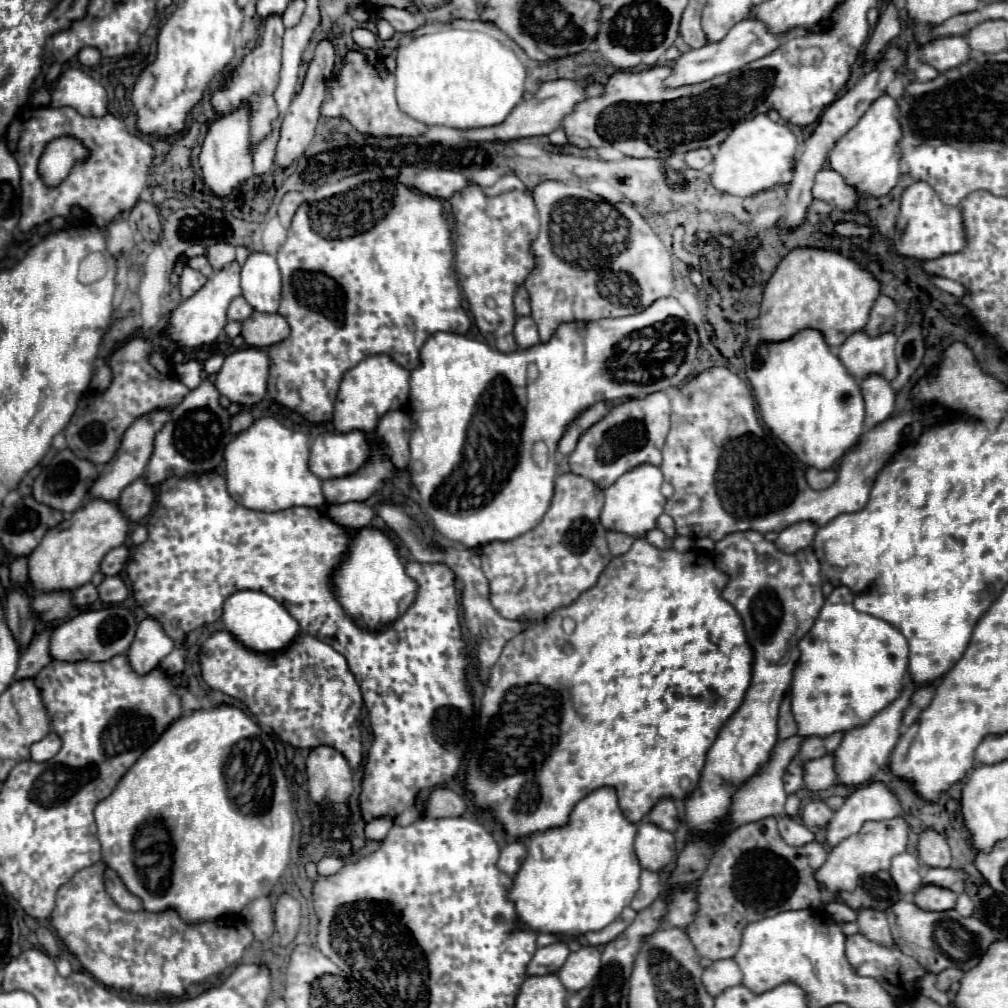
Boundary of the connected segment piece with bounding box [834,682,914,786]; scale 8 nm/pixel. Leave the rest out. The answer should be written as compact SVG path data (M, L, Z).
M908 682L902 688L900 696L894 702L890 702L882 712L878 712L868 724L852 728L852 730L846 732L842 744L834 752L834 756L836 756L836 774L838 774L840 784L860 786L860 784L866 782L866 774L876 774L886 764L886 758L890 756L892 748L896 746L896 742L900 738L902 716L904 716L904 710L908 708L908 704L910 704L912 692L914 692L914 684Z

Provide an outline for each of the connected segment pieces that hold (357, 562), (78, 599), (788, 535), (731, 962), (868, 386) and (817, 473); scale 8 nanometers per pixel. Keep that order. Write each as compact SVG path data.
M370 526L350 530L350 534L352 534L350 554L334 572L332 584L336 588L338 600L342 602L352 620L356 620L364 628L378 630L408 610L408 606L416 598L418 586L410 576L406 576L404 572L406 560L400 556L398 552L400 548L388 534Z
M92 582L74 590L74 604L76 606L92 606L98 600L98 590Z
M798 522L798 524L792 524L788 528L784 528L780 534L778 534L778 540L776 540L776 546L782 550L782 552L798 552L806 546L812 544L814 540L814 534L816 534L818 526L814 522Z
M726 958L726 960L716 960L712 966L708 966L702 974L702 982L706 986L706 990L712 996L718 996L720 992L724 992L728 986L740 984L742 982L742 972L736 964L734 958Z
M868 374L862 382L862 396L866 406L866 428L874 428L876 424L884 422L892 410L894 410L894 390L890 388L890 382L884 380L880 374Z
M808 468L806 480L814 490L828 488L836 480L836 470L818 470L818 468Z

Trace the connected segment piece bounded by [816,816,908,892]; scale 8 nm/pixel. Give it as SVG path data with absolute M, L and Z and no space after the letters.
M902 816L880 822L866 822L858 834L842 840L838 846L830 850L826 864L822 864L822 868L818 868L816 872L816 880L832 892L854 890L862 874L888 870L890 860L906 850L906 842L908 842L908 822Z

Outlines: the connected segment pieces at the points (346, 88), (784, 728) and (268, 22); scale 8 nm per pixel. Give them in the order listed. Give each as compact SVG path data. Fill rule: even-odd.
M356 50L348 52L346 66L340 76L330 84L330 98L322 104L322 114L336 118L344 116L360 132L370 132L374 136L418 136L426 132L426 126L404 112L400 112L394 96L394 76L380 76L374 66L368 64L366 54Z
M786 692L782 704L780 704L780 714L778 714L778 736L784 740L788 736L794 736L798 730L798 724L792 716L792 708L790 708L790 692Z
M270 14L264 20L264 38L262 38L260 46L254 48L242 60L242 64L234 70L234 74L226 80L226 84L212 98L212 106L220 114L232 112L244 100L250 102L250 106L252 106L252 118L250 118L250 140L252 140L252 146L256 146L260 140L264 140L270 134L272 120L278 116L278 108L276 108L276 102L274 102L274 90L276 90L278 78L280 78L280 60L282 60L282 36L284 36L284 30L286 28L282 24L282 16Z

